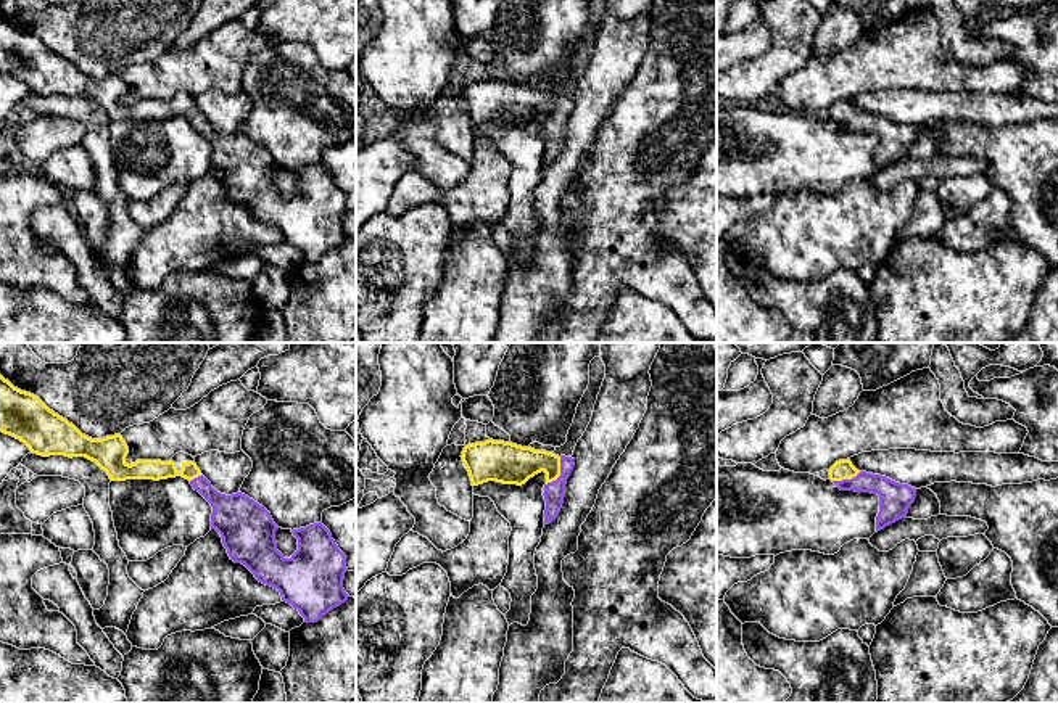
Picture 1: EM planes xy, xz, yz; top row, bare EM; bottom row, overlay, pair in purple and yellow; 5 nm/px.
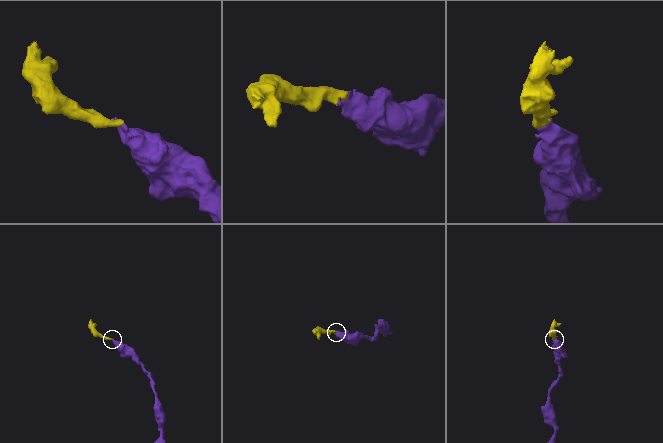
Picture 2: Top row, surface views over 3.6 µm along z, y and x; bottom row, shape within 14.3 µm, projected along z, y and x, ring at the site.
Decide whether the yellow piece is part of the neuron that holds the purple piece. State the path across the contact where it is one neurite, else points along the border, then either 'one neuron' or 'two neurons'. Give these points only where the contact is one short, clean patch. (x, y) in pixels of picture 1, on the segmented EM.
across xz (554, 493), (554, 483), (561, 473), (551, 464), (512, 464) | one neuron

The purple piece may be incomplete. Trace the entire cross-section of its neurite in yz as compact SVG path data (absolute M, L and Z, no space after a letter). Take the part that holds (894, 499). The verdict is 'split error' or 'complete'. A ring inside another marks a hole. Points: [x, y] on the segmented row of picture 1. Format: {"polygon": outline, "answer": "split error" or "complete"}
{"polygon": "M849 458L836 462L828 471L829 479L841 491L871 492L879 495L876 532L907 518L908 508L915 502L915 487L895 483L881 475L858 471Z", "answer": "split error"}

